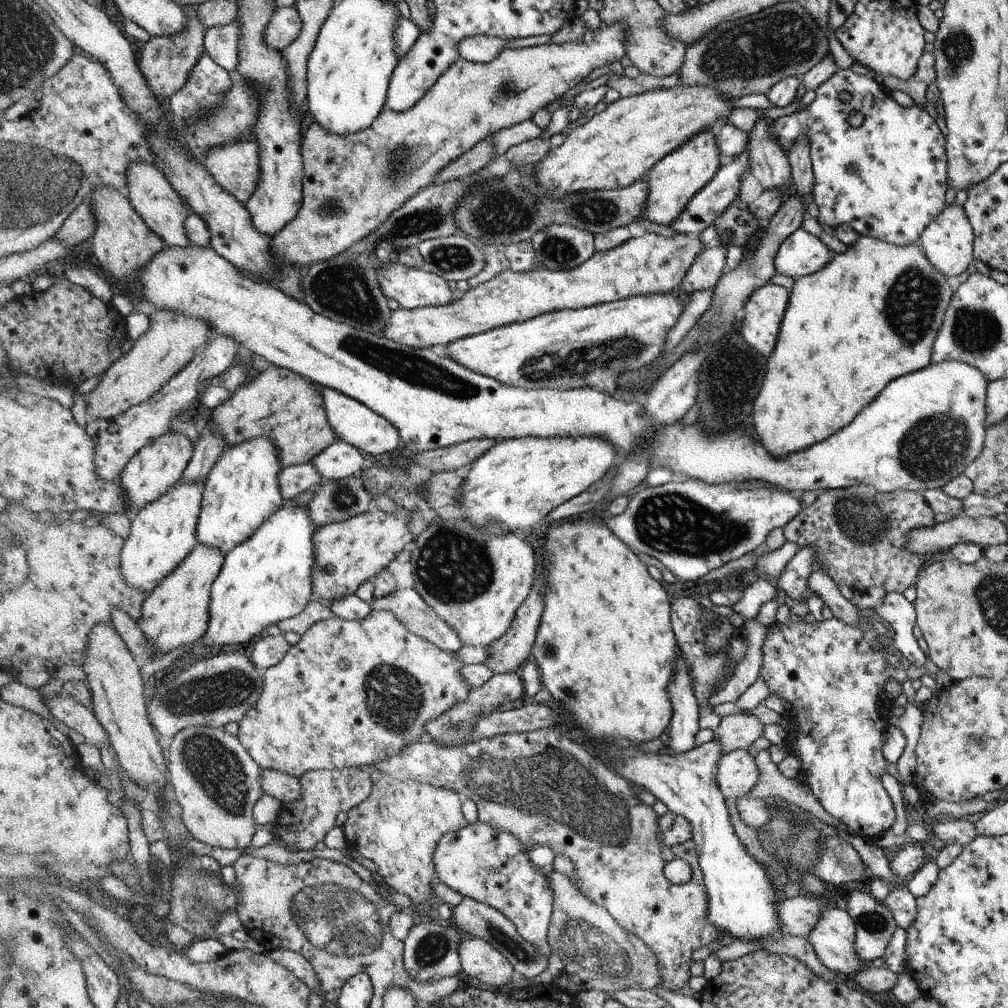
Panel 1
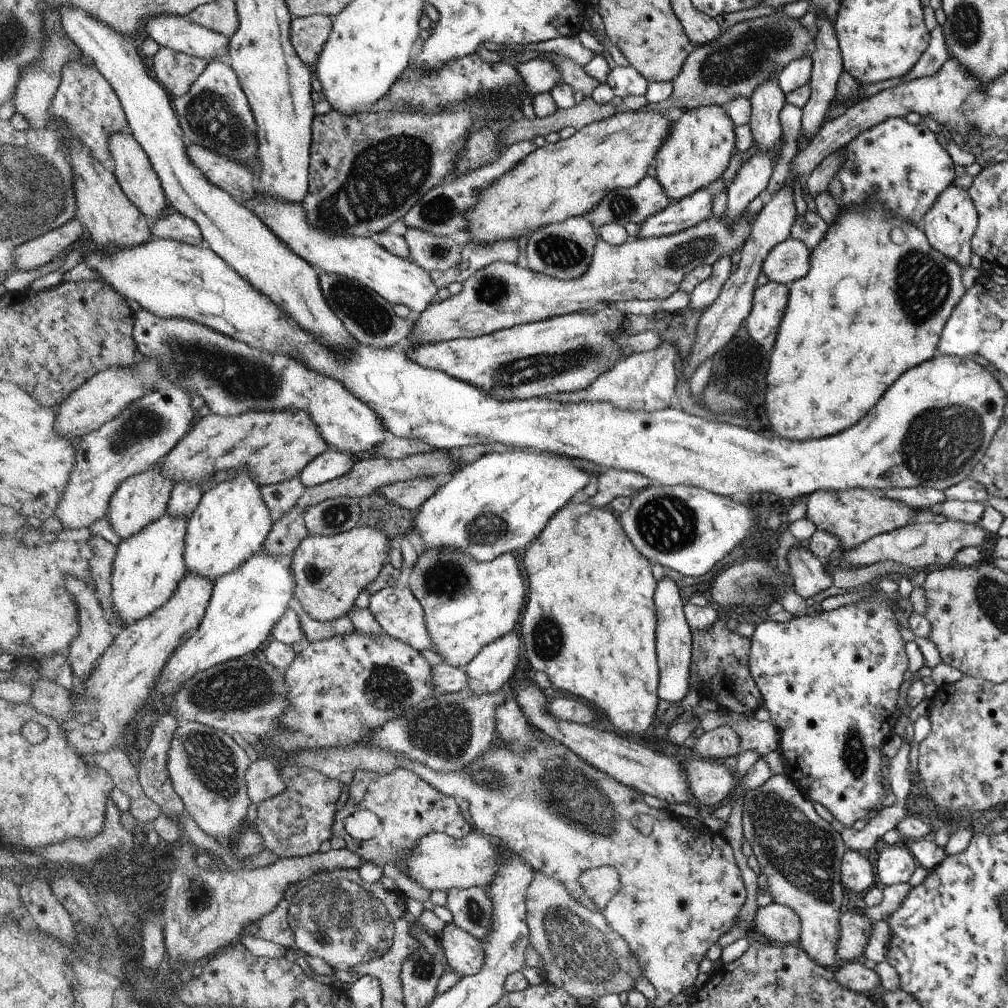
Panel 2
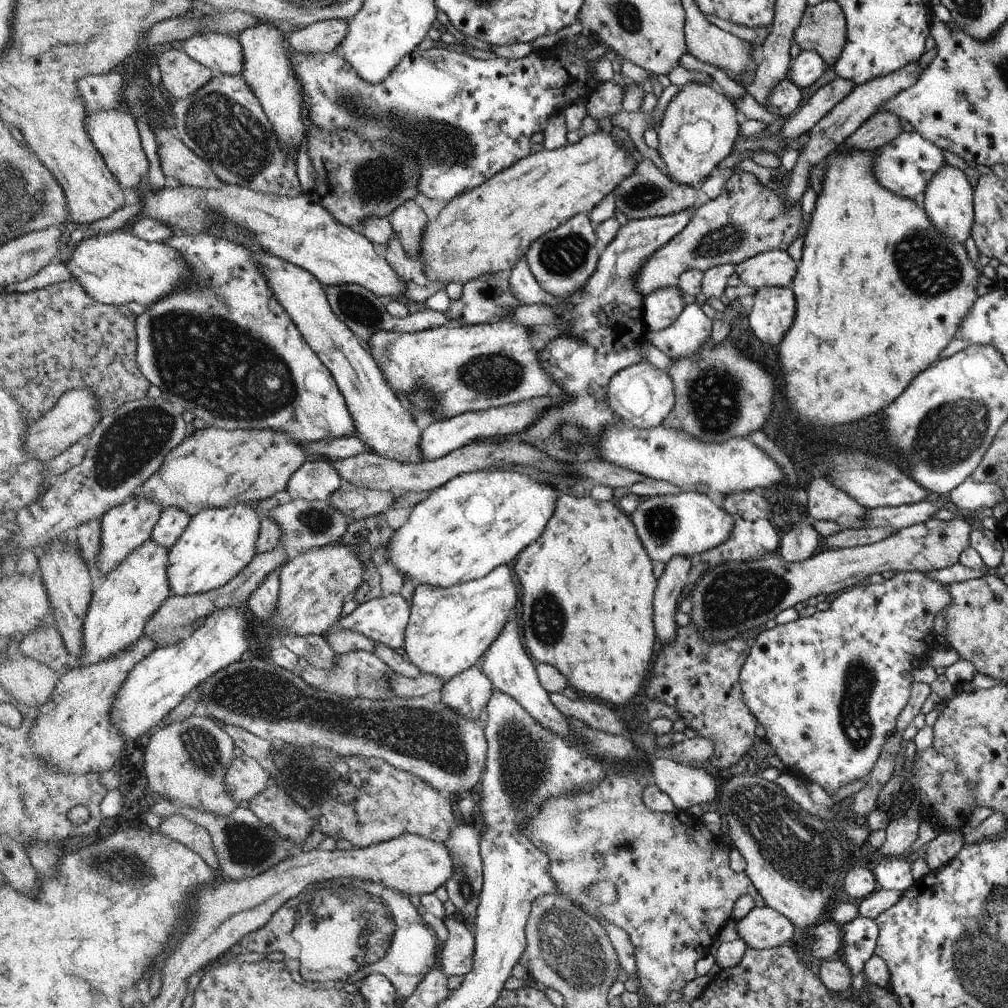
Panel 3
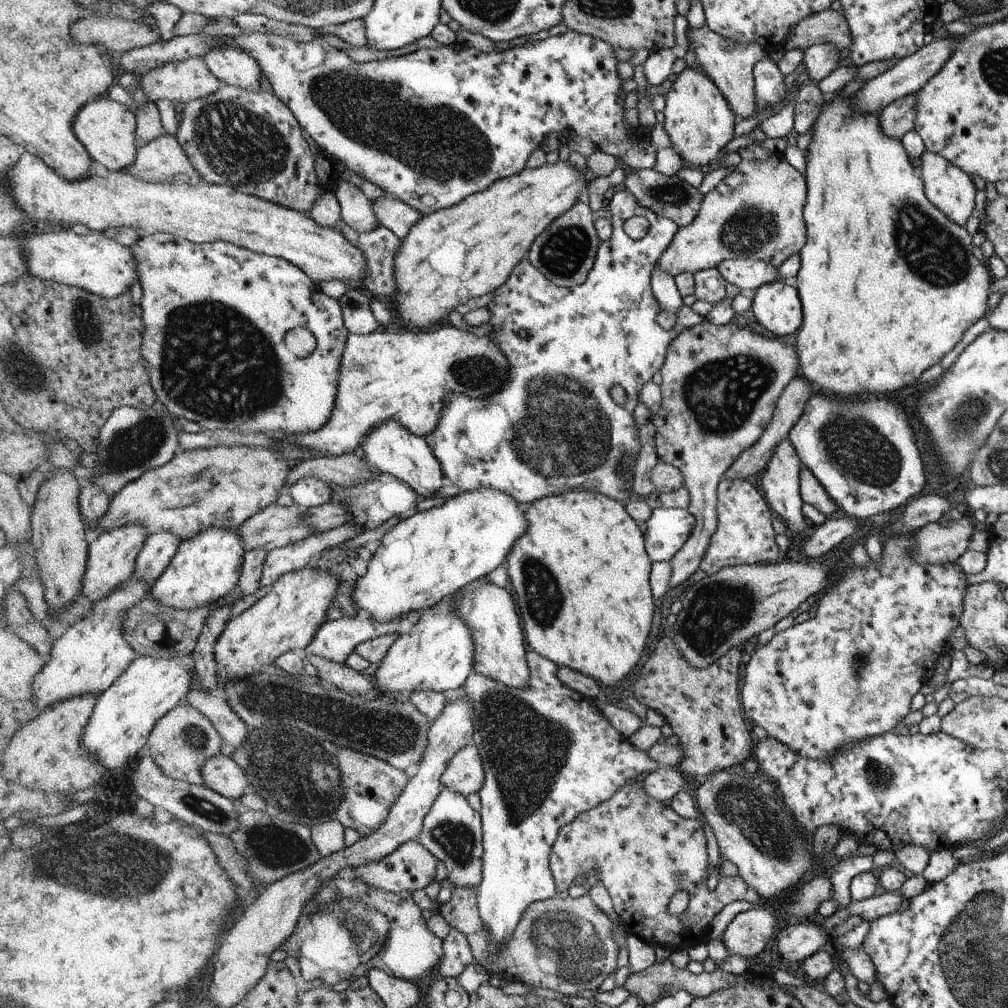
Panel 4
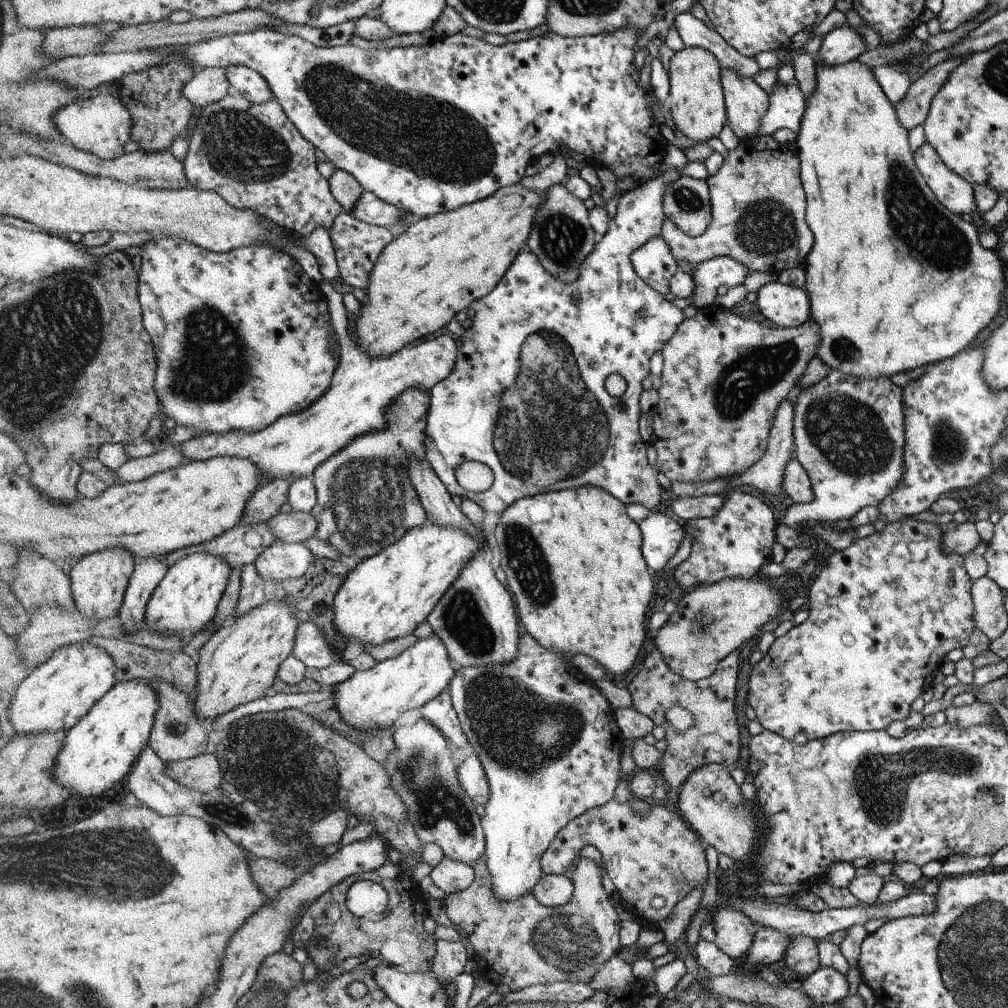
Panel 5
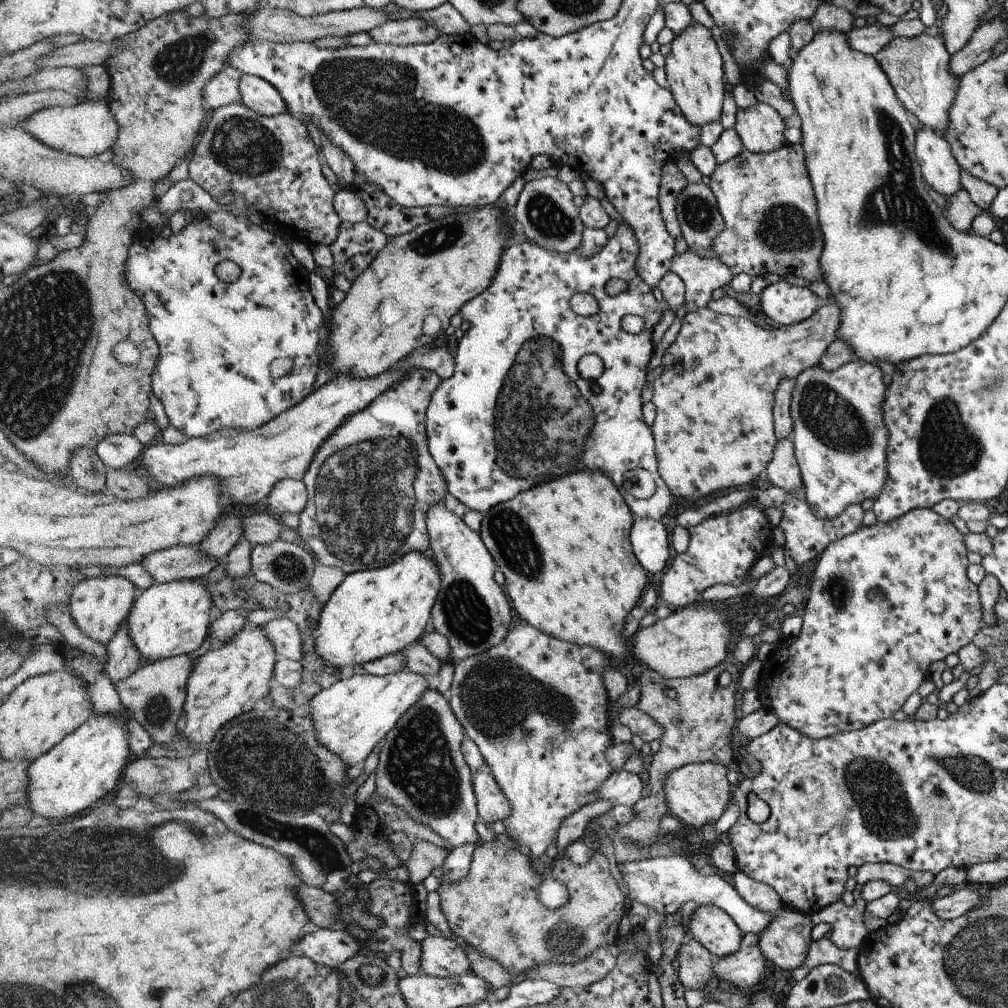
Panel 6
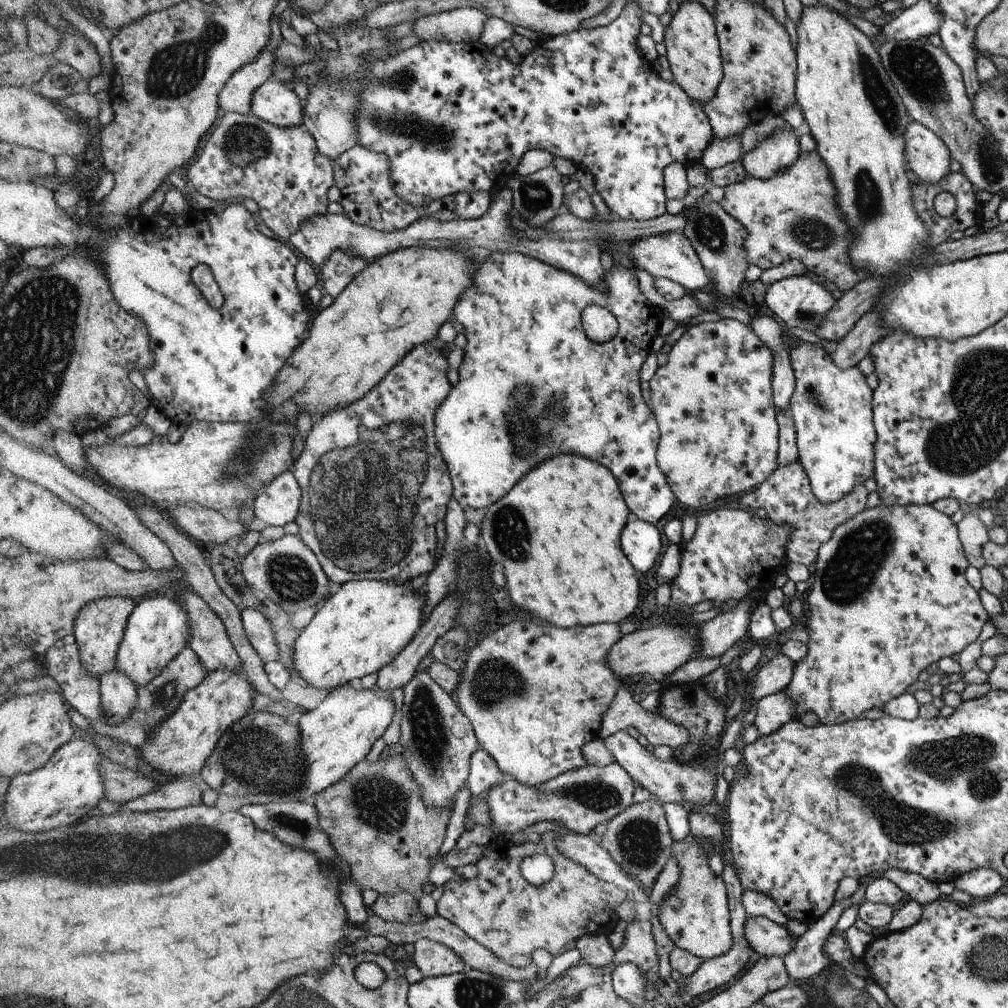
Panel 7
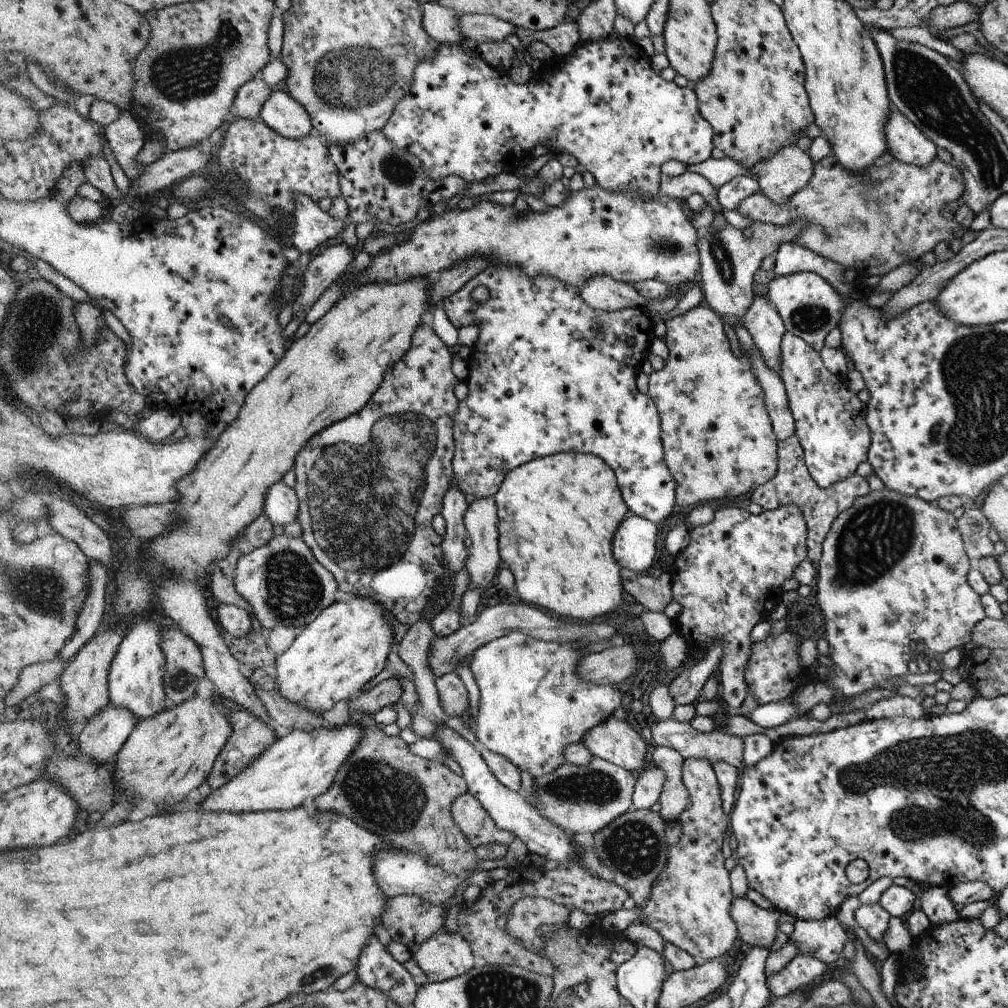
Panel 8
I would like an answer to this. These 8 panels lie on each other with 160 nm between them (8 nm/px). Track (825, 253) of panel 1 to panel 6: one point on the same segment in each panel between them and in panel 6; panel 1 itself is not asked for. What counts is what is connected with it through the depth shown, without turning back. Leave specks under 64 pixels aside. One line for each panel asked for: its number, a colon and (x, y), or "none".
2: (788, 261)
3: (776, 268)
4: (748, 274)
5: (720, 271)
6: (701, 276)

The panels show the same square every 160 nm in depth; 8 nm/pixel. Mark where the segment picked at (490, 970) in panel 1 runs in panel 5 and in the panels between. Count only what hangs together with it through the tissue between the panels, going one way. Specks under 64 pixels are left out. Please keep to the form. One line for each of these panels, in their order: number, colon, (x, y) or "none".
2: (463, 952)
3: (456, 955)
4: (457, 955)
5: (450, 959)

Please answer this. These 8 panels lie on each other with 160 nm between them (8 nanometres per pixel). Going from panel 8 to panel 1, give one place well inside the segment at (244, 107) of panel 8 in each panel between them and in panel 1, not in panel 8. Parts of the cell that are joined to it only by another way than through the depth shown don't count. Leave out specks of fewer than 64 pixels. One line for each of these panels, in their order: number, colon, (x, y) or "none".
1: (168, 62)
2: (177, 71)
3: (182, 75)
4: (185, 81)
5: (210, 85)
6: (224, 89)
7: (236, 97)

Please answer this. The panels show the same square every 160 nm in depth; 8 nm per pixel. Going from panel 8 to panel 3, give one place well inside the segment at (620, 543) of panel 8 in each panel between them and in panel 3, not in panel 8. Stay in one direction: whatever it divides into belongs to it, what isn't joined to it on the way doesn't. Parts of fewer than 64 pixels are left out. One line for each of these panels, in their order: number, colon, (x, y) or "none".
3: (689, 523)
4: (666, 530)
5: (661, 534)
6: (649, 539)
7: (642, 542)

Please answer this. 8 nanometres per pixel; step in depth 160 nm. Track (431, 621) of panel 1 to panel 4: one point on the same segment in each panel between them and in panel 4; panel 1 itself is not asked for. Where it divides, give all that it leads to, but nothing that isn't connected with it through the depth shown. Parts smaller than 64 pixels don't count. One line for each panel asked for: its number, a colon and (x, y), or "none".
2: (400, 615)
3: (384, 620)
4: (335, 640)

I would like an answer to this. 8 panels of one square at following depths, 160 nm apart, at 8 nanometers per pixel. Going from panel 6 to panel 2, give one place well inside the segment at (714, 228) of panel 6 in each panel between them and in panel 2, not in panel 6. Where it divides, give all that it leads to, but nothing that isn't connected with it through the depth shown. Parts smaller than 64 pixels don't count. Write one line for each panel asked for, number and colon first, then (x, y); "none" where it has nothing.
2: (635, 204)
3: (648, 192)
4: (671, 197)
5: (687, 201)

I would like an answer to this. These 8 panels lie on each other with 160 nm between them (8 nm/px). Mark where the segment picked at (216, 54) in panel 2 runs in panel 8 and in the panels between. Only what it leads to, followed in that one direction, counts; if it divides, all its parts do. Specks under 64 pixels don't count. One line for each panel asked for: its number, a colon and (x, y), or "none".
3: (223, 54)
4: (232, 66)
5: (247, 82)
6: (259, 95)
7: (273, 101)
8: (281, 112)

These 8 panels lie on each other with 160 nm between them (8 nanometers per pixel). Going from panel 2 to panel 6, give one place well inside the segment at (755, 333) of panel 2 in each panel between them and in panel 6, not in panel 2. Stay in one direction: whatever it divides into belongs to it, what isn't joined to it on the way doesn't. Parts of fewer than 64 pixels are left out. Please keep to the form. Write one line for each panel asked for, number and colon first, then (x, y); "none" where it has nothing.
3: (773, 313)
4: (776, 306)
5: (787, 306)
6: (787, 304)

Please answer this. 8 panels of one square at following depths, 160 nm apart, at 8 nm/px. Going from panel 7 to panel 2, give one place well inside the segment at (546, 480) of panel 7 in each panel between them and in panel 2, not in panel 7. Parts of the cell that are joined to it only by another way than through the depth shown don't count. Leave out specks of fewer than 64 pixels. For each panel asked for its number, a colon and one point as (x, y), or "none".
2: (589, 624)
3: (588, 596)
4: (581, 573)
5: (582, 541)
6: (563, 547)

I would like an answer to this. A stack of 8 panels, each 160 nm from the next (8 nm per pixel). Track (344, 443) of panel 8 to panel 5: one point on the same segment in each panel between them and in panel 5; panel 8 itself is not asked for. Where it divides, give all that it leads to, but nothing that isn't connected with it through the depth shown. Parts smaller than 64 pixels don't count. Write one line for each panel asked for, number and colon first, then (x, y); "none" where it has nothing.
5: (366, 501)
6: (370, 487)
7: (374, 482)

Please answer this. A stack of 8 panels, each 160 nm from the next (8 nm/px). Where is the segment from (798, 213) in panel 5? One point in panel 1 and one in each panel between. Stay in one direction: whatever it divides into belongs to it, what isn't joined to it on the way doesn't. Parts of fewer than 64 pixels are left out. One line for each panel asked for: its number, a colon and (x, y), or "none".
1: (653, 264)
2: (500, 295)
3: (746, 218)
4: (756, 212)

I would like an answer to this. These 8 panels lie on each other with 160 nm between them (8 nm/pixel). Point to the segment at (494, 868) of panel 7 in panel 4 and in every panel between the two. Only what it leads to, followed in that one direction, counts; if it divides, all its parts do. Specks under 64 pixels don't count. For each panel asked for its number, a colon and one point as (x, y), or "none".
4: (560, 943)
5: (521, 943)
6: (496, 909)

